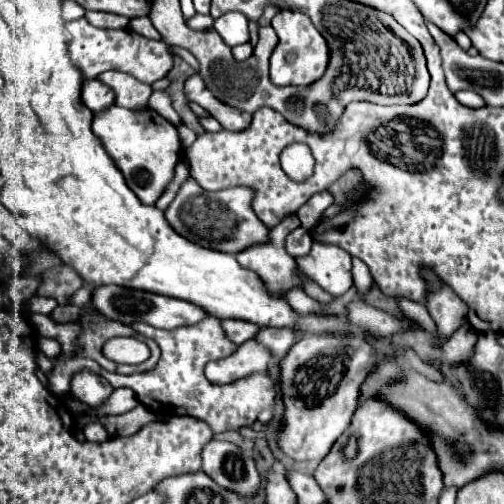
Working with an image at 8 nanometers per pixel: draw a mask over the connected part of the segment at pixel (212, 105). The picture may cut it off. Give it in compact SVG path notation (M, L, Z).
M202 81L202 85L198 87L198 91L200 91L200 93L198 93L196 103L200 103L212 117L216 117L218 123L220 123L224 129L242 131L242 129L246 129L246 127L250 125L250 119L252 119L250 113L240 111L240 109L234 109L234 107L228 107L228 105L224 105L222 101L218 101L218 99L210 93L210 89L204 85L204 81Z

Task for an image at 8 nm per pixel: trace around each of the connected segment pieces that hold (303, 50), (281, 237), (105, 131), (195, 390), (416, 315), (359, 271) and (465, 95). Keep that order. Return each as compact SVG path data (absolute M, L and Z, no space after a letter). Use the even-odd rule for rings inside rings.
M282 9L274 19L272 27L278 33L278 45L270 57L270 79L274 85L308 85L322 77L328 65L328 43L320 31L312 25L310 17L300 11ZM292 55L292 59L288 59Z
M288 215L282 223L270 229L270 237L262 245L250 245L242 253L236 253L236 261L246 269L256 271L272 293L286 293L290 287L300 285L298 267L294 257L286 253L286 235L298 227L296 215Z
M114 105L94 117L92 131L102 141L114 165L122 171L126 185L136 193L136 197L146 205L156 203L156 199L172 179L176 163L184 157L176 127L152 109L130 111Z
M206 317L196 325L178 327L178 329L156 329L146 323L132 323L132 327L144 337L158 341L162 349L162 357L152 371L134 373L134 375L118 375L118 373L104 371L92 359L62 357L60 361L54 361L56 367L48 377L60 377L60 379L64 377L64 381L68 383L68 377L74 377L82 369L88 369L96 375L104 375L104 379L108 379L112 387L134 389L138 401L146 405L154 415L167 417L167 419L173 415L196 417L196 419L206 421L214 433L252 425L258 413L274 403L276 391L274 391L274 381L268 377L268 373L254 373L228 385L216 385L216 383L206 381L204 365L212 359L222 359L228 353L236 351L236 345L224 335L220 321L216 317Z
M398 299L398 301L400 301L400 307L402 307L402 309L406 309L406 315L408 315L408 317L416 319L418 323L422 323L422 327L424 327L428 333L432 333L432 335L436 335L436 333L438 333L436 323L434 323L434 321L432 321L432 317L428 315L428 311L426 311L424 303L412 303L410 299Z
M352 257L352 271L354 271L354 285L358 287L358 293L366 293L366 289L372 283L372 275L364 261L358 261L358 257Z
M458 91L456 93L456 99L462 103L462 105L466 105L466 107L484 107L486 103L482 101L482 97L478 97L478 93L470 93L470 91Z

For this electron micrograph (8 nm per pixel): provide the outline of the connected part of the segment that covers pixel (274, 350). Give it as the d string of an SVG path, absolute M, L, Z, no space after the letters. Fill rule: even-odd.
M262 329L256 333L254 341L266 345L274 357L282 357L292 345L294 345L294 333L292 329Z

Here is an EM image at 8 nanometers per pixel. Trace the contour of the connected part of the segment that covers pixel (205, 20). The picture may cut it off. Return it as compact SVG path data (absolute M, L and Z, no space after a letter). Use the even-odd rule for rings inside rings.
M194 15L188 21L188 27L194 31L206 31L206 29L212 29L212 25L214 25L214 19L210 15Z

